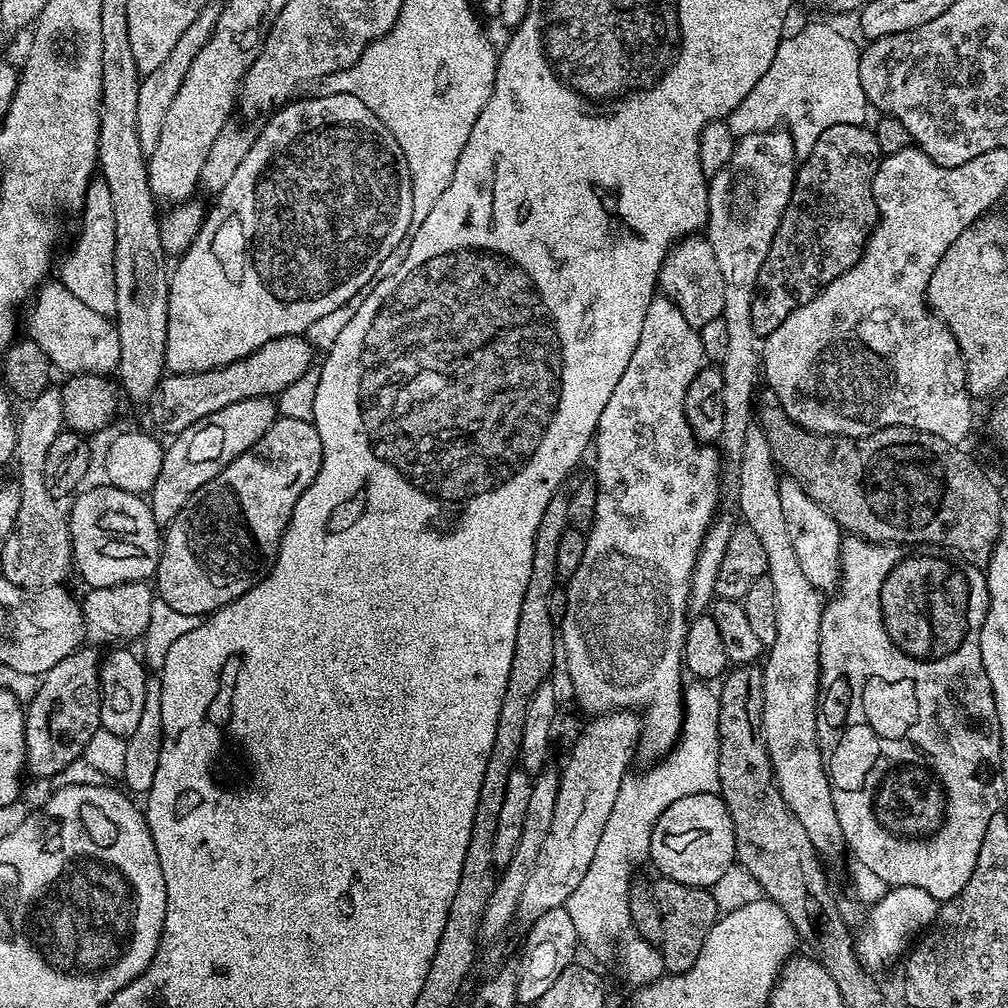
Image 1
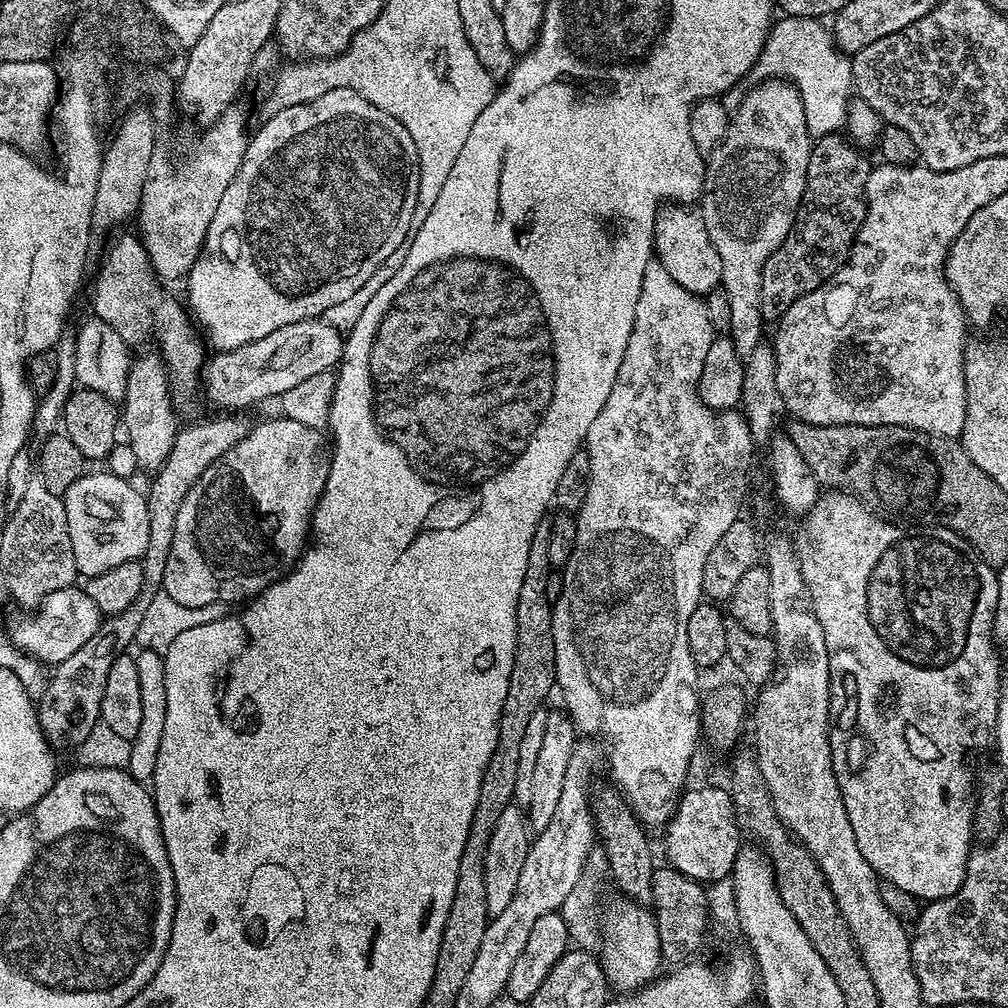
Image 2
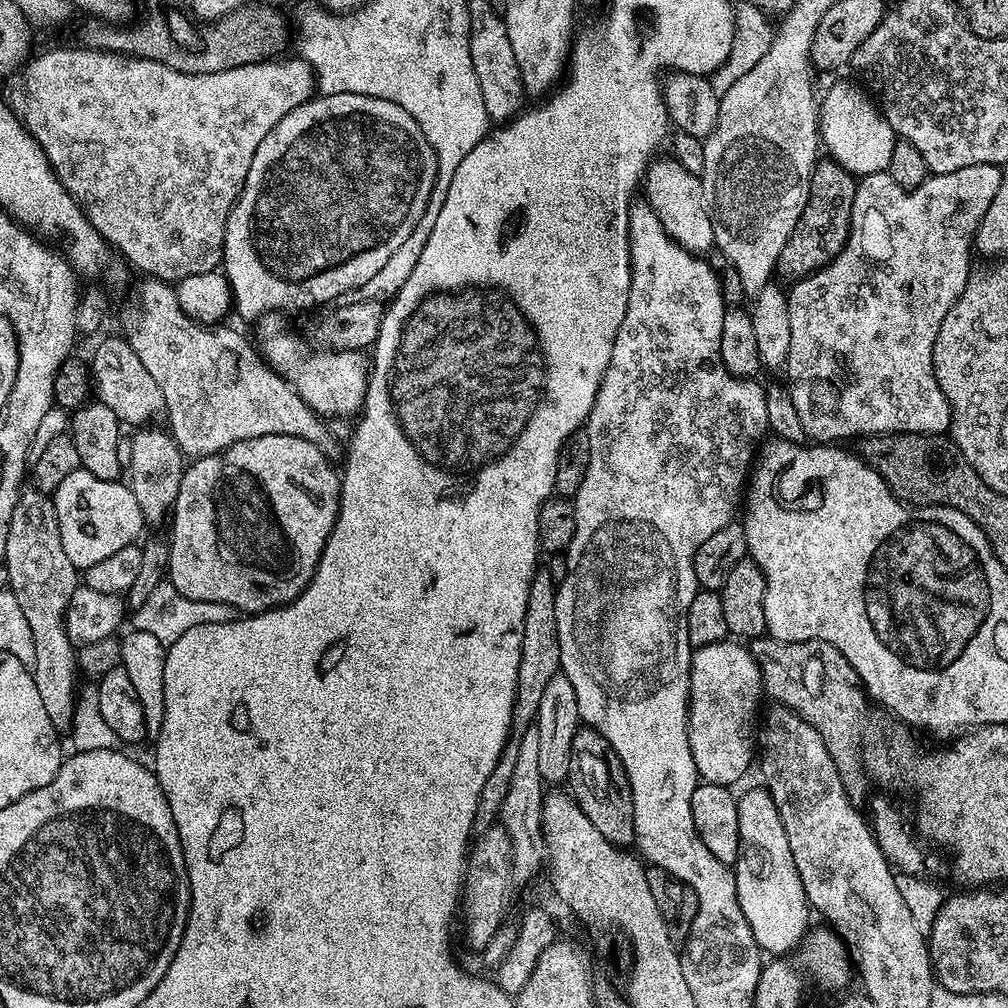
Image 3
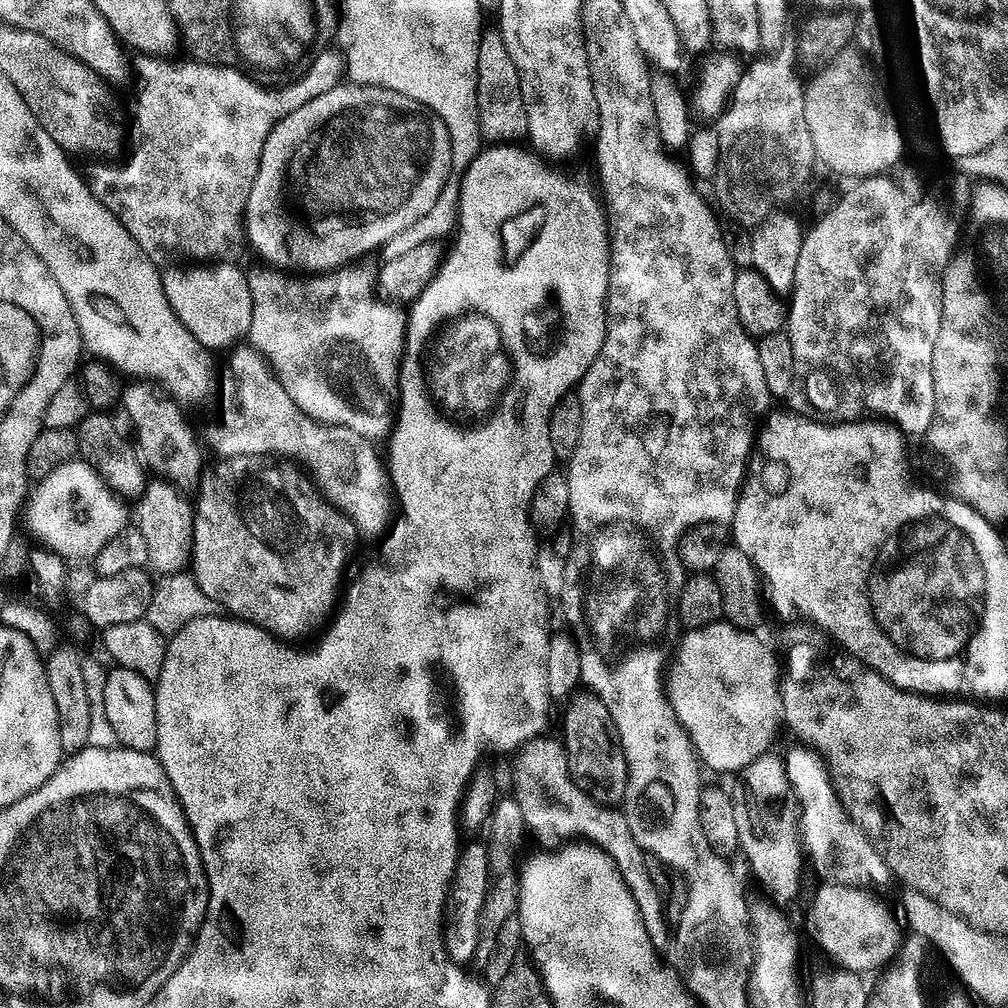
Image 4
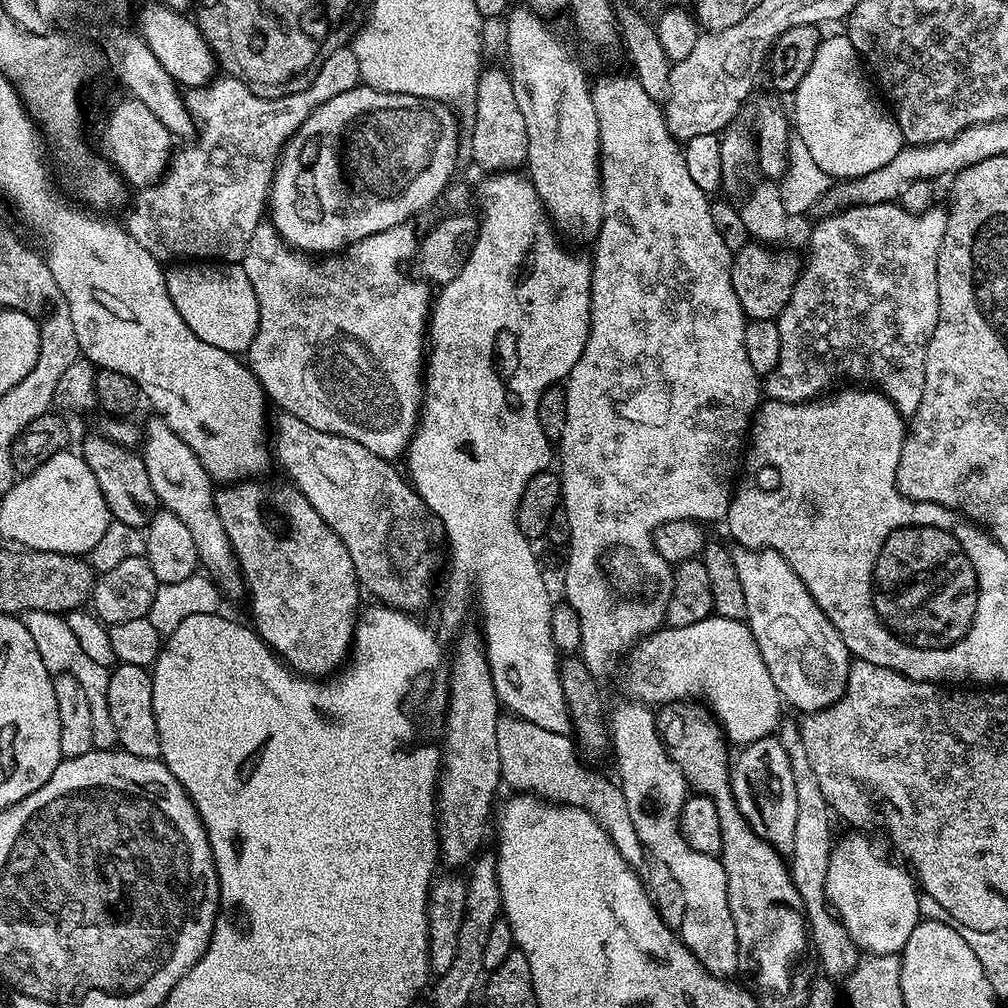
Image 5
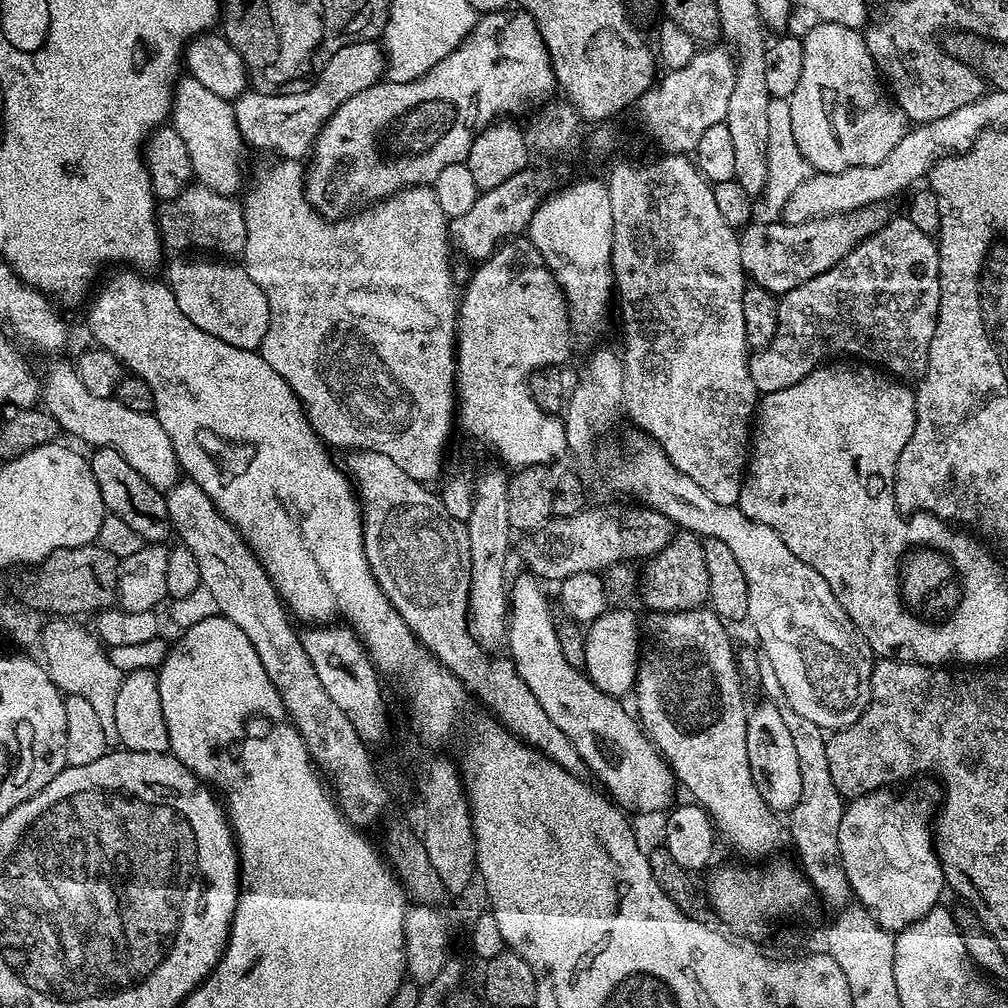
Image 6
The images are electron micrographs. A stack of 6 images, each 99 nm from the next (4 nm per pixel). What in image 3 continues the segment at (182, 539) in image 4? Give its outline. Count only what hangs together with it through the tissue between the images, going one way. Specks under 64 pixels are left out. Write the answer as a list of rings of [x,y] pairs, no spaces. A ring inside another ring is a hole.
[[[140,426],[131,433],[132,449],[130,462],[126,466],[126,483],[138,501],[145,525],[160,524],[169,519],[172,507],[176,504],[180,483],[184,477],[186,457],[174,442],[172,433],[163,427]]]

